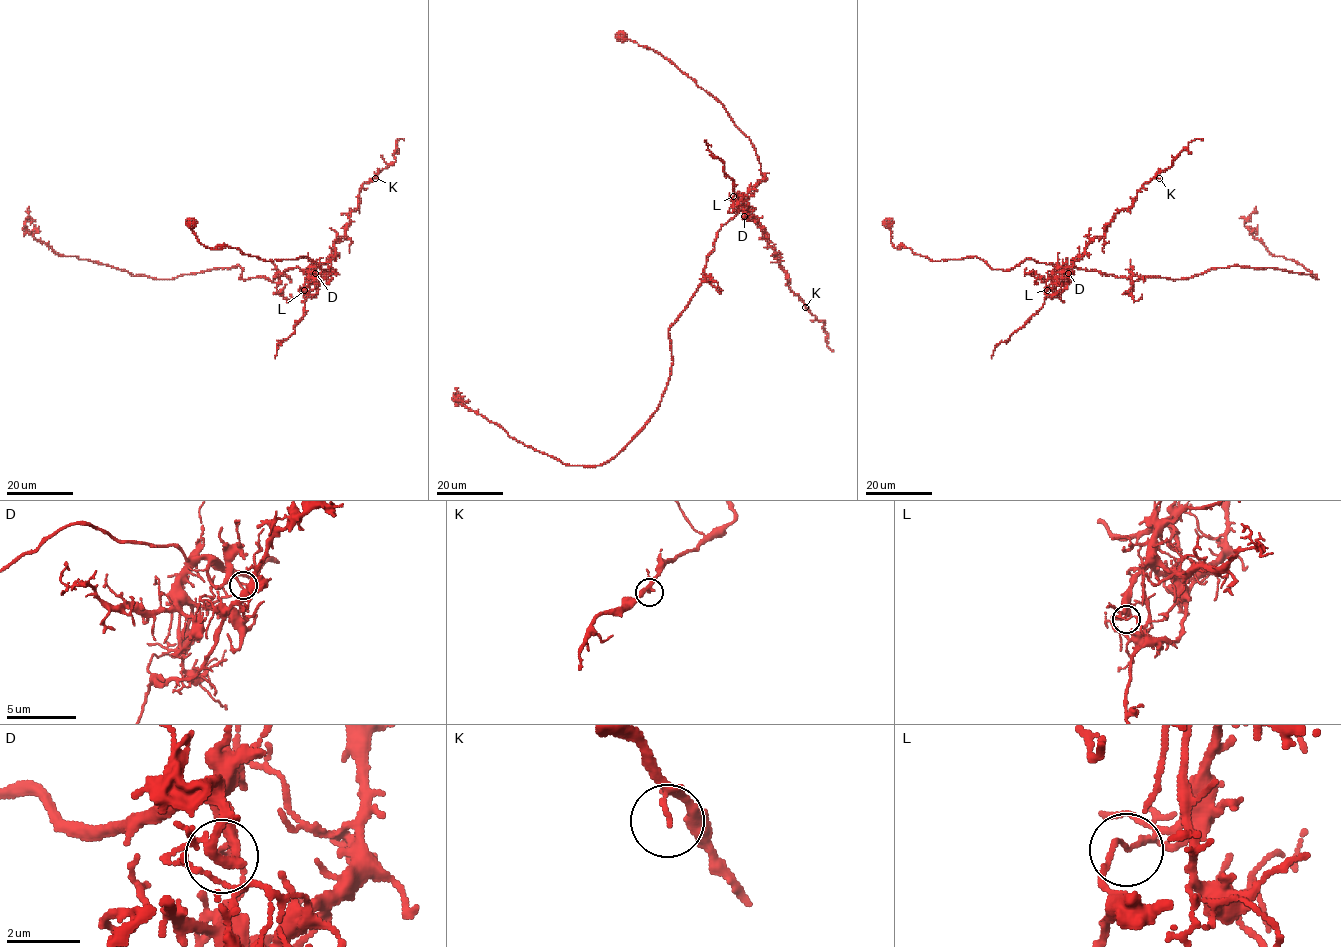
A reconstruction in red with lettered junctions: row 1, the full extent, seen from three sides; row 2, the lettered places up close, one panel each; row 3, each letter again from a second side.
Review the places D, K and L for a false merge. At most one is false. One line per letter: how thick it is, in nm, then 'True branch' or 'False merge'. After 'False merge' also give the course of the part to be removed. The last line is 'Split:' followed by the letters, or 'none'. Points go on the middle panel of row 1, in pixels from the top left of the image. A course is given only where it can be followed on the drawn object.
D: Thickness 110 nm. True branch
K: Thickness 80 nm. True branch
L: Thickness 90 nm. False merge. Course of the part to remove: (734, 196), (740, 197), (765, 233), (791, 290), (825, 322), (827, 346), (834, 352)
Split: L

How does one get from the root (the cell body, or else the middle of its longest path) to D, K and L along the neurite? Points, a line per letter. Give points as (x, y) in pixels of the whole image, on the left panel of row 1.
D: (190, 221), (209, 248), (235, 247), (265, 260), (306, 256), (326, 270), (333, 259), (317, 264), (315, 273)
K: (190, 221), (209, 248), (306, 256), (326, 270), (333, 259), (312, 269), (323, 278), (375, 178)
L: (190, 221), (209, 248), (235, 247), (265, 260), (306, 256), (326, 270), (333, 259), (312, 269), (304, 290)

